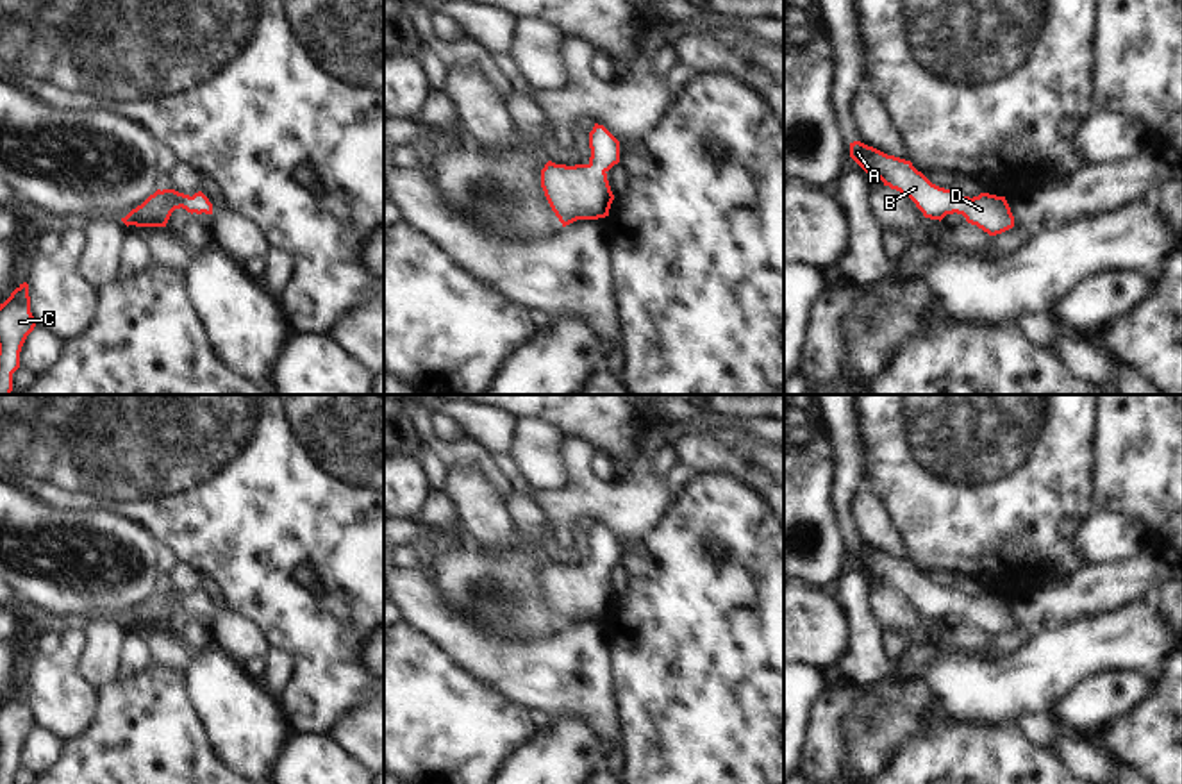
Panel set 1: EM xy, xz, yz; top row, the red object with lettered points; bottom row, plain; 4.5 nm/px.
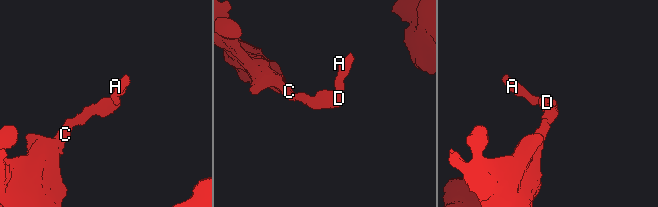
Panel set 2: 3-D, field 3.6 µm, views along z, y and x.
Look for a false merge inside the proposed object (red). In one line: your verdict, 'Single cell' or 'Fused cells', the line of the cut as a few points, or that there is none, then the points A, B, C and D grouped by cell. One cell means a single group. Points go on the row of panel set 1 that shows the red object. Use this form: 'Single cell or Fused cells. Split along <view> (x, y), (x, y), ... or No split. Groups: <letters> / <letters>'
Single cell. No split. Groups: A B C D.

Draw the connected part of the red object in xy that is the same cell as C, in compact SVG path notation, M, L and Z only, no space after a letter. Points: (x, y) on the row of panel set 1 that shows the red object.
M23 282L0 304L0 395L11 395L21 346L34 327L29 284Z

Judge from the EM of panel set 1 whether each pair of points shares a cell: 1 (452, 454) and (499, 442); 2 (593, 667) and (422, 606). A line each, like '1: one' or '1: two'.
1: two
2: one

